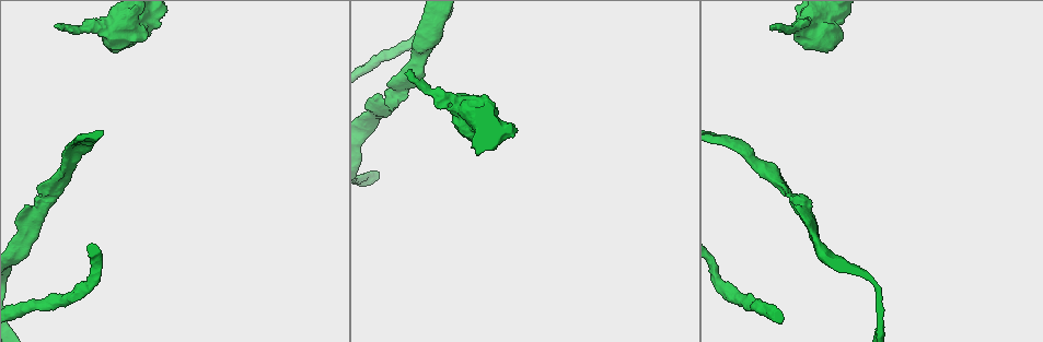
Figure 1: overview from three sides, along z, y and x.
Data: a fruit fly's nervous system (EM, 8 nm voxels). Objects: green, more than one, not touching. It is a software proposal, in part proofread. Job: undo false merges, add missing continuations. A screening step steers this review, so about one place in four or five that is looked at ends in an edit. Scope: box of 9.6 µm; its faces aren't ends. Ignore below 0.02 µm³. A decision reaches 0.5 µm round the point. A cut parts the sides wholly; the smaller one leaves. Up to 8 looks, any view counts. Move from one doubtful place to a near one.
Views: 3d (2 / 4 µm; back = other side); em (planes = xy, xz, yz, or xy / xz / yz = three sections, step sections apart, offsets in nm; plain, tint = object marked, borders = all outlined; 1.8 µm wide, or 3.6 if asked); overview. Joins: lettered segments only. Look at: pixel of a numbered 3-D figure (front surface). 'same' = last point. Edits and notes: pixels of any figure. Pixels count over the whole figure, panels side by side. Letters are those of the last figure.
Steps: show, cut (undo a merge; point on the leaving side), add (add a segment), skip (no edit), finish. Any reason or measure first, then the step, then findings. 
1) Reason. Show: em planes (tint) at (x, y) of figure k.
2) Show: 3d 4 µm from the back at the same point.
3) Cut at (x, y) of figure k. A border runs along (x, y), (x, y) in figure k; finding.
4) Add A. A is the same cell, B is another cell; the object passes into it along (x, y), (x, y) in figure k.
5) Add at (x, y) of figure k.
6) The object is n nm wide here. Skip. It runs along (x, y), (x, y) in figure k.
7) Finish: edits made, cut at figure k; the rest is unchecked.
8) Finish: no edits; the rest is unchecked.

Branch stops here. Show: 3d 2 µm at (69, 144) of figure 1.

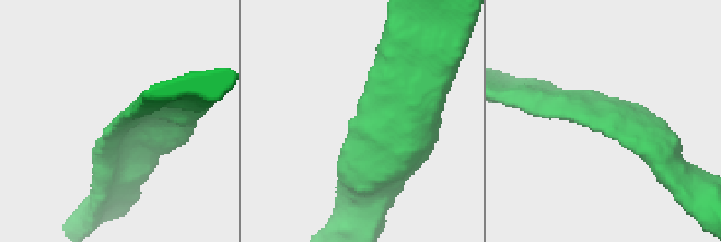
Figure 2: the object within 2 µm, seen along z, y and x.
Show: em xy step 8 (tint) at (366, 96) of figure 2.

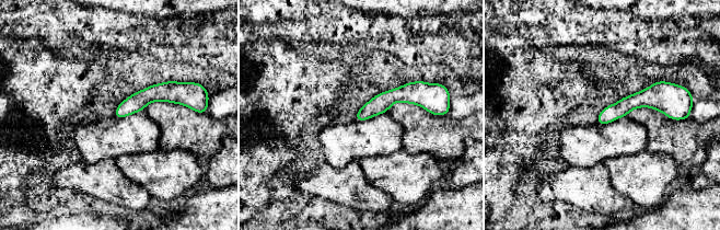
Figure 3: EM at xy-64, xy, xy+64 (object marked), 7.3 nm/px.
Show: em planes (borders) at the same point.

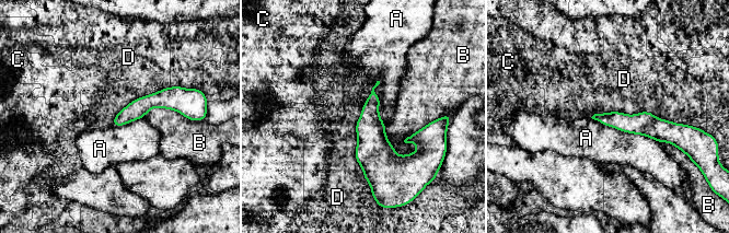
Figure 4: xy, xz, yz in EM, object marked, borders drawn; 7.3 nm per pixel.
Skip. A, B, C and D are other cells; no lettered segment goes on from it.

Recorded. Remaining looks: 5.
Stops while still wide. Show: 3d 4 µm from the back at (150, 27) of figure 1.

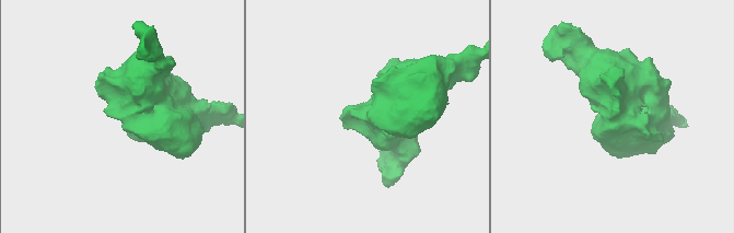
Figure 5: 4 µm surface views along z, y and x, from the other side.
Need the tissue. Show: em 3.6 µm xy step 8 (tint) at (129, 120) of figure 5.

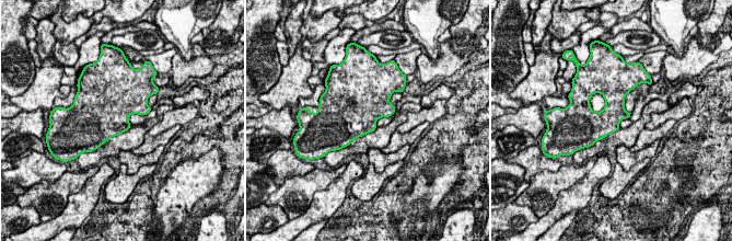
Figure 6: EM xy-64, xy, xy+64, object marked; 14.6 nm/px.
Show: em 3.6 µm planes (borders) at the same point.

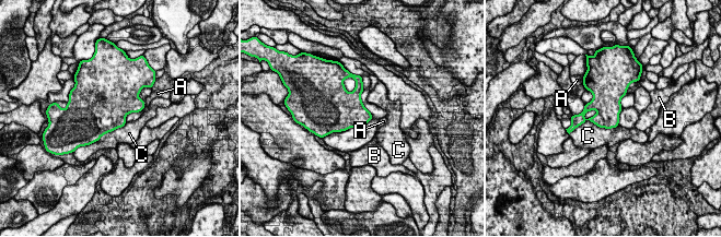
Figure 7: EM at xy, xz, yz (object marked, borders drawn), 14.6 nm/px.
Skip. A, B and C are other cells; a border runs along (618, 125), (585, 120), (572, 130) in figure 7; no lettered segment goes on from it.

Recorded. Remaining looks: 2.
Free end. Show: em 3.6 µm planes (borders) at (772, 30) of figure 1.

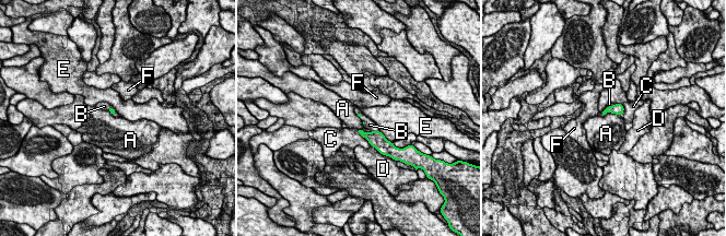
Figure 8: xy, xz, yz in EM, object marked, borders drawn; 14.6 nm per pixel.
Add B. B is the same cell, A, C, D, E and F are other cells; the object passes into it along (376, 139), (375, 131), (370, 125) in figure 8; the neuron continues.

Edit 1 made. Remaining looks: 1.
Finish: edits made, add at figure 8; the rest is unchecked.

